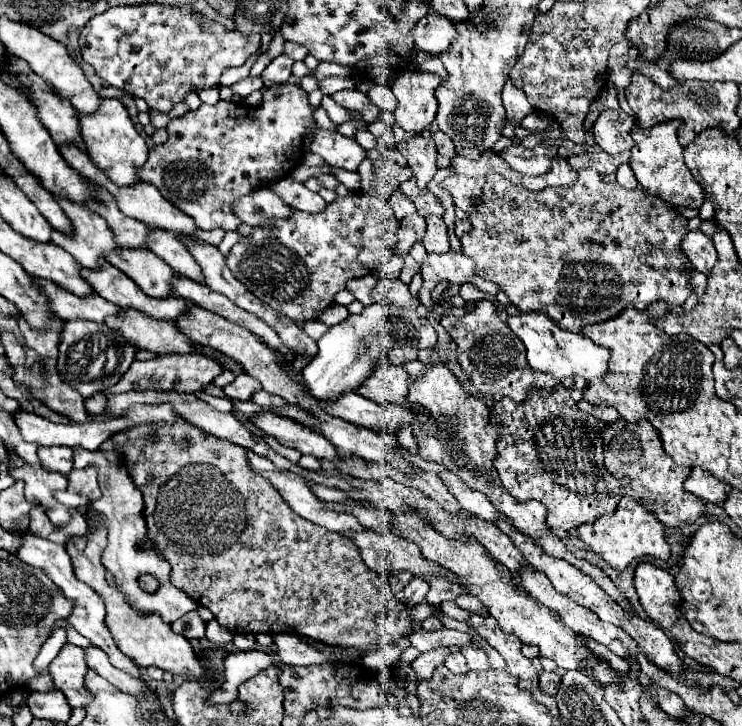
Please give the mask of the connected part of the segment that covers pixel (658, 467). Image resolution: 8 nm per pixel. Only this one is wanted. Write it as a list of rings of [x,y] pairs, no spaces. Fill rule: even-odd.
[[[624,419],[610,421],[602,429],[604,443],[604,463],[614,477],[628,477],[630,483],[624,487],[624,495],[652,509],[656,519],[666,527],[692,525],[704,513],[704,501],[686,493],[684,481],[690,475],[690,467],[678,467],[672,457],[660,445],[658,433],[648,421],[628,423]]]

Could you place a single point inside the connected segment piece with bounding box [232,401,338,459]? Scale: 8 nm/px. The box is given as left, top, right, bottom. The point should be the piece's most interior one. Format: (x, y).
(289, 433)

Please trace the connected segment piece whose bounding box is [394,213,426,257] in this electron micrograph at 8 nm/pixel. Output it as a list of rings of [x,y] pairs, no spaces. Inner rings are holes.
[[[416,213],[416,215],[410,215],[406,217],[402,223],[400,223],[400,229],[398,229],[398,243],[394,247],[394,253],[404,257],[408,255],[410,247],[418,241],[422,241],[426,233],[426,221]]]

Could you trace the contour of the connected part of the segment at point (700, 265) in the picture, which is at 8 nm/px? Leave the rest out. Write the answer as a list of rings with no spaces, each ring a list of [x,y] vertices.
[[[688,231],[684,235],[684,239],[682,239],[682,253],[704,275],[708,275],[710,269],[716,263],[716,253],[714,253],[712,239],[706,237],[702,231]]]

